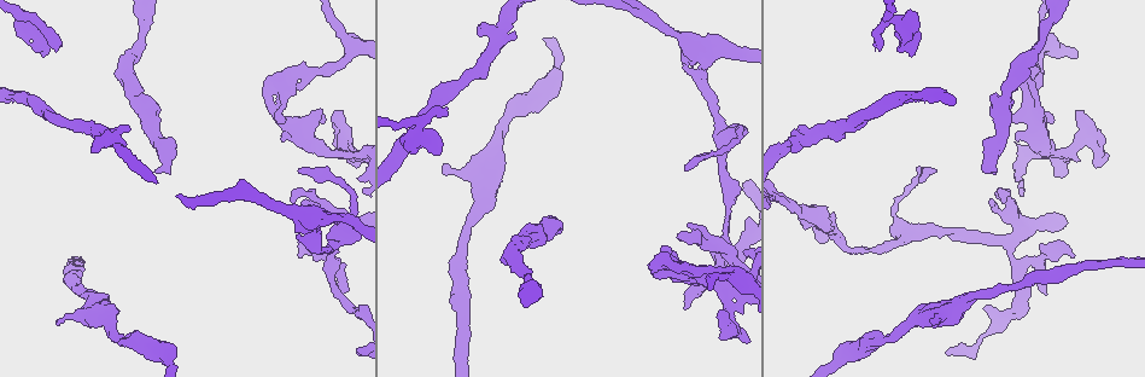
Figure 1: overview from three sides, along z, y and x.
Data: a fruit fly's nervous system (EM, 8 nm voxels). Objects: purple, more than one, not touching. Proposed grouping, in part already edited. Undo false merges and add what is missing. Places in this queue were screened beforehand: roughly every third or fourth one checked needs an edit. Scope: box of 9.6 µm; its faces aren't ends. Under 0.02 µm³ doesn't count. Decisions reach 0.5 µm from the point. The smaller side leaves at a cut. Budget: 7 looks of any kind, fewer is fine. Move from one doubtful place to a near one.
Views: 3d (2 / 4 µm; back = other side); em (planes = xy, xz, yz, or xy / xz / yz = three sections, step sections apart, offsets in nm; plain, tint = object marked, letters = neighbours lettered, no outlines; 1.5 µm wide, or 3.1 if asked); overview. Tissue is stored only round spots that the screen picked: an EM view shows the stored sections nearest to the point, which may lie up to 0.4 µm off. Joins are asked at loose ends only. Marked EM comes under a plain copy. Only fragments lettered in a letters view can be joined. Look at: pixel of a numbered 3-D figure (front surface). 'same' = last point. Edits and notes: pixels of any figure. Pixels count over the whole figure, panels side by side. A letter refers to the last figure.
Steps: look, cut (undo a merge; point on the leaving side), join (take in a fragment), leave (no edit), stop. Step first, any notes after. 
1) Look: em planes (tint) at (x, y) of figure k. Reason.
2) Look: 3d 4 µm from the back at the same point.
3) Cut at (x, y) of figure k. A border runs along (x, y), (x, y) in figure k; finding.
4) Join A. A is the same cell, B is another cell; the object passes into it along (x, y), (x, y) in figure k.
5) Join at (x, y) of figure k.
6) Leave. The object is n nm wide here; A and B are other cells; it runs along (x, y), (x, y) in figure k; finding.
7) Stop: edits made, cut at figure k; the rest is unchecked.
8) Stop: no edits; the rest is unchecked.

Look: 3d 2 µm from the back at (56, 322) of figure 1. An open end.

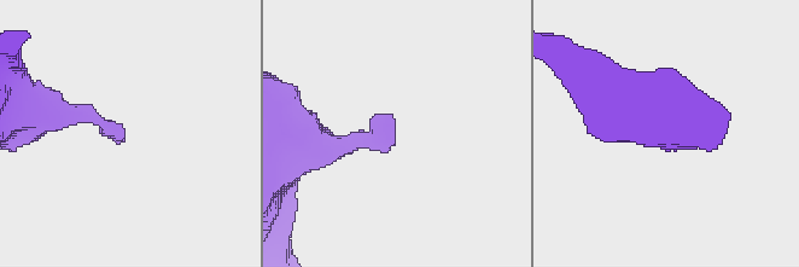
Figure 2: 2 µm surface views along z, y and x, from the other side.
Look: em planes (letters) at (121, 139) of figure 2.

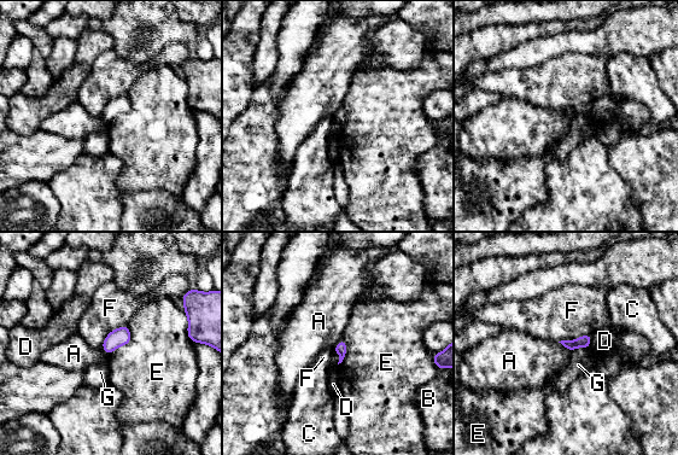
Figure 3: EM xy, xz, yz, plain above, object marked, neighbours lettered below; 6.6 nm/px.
Leave. A, B, C, D, E, F and G are other cells; no lettered fragment goes on from it.

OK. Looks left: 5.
Look: em planes (letters) at (1008, 242) of figure 1. A fork.

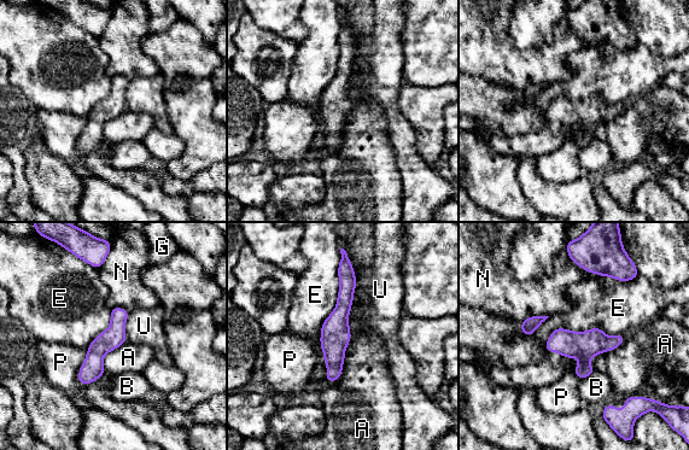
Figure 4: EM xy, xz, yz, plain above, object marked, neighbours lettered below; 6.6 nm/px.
Leave. The longest contact is with E, 800 nm; A, B, E, G, N, P and U are other cells; all the same neuron.

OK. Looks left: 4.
Look: 3d 2 µm from the back at (58, 49) of figure 1. Free end.

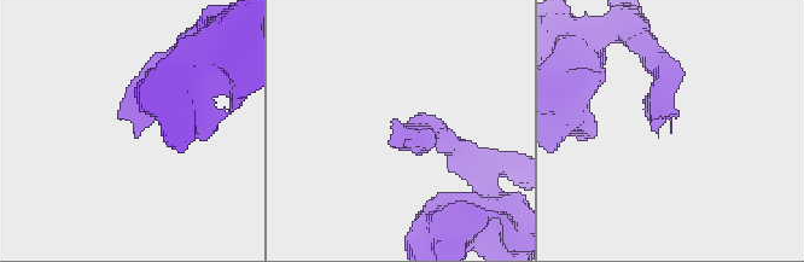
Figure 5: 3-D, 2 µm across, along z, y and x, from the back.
Look: em xz step 4 (letters) at (406, 141) of figure 5.

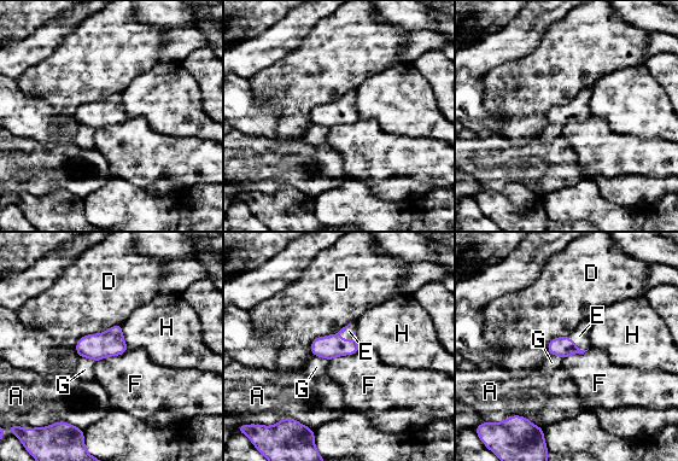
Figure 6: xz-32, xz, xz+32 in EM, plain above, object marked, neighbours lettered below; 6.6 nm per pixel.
Join E. E is the same cell, A, D, F, G and H are other cells; the neuron continues.

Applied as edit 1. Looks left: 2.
Stop: edits made, join at figure 6; the rest is unchecked.

